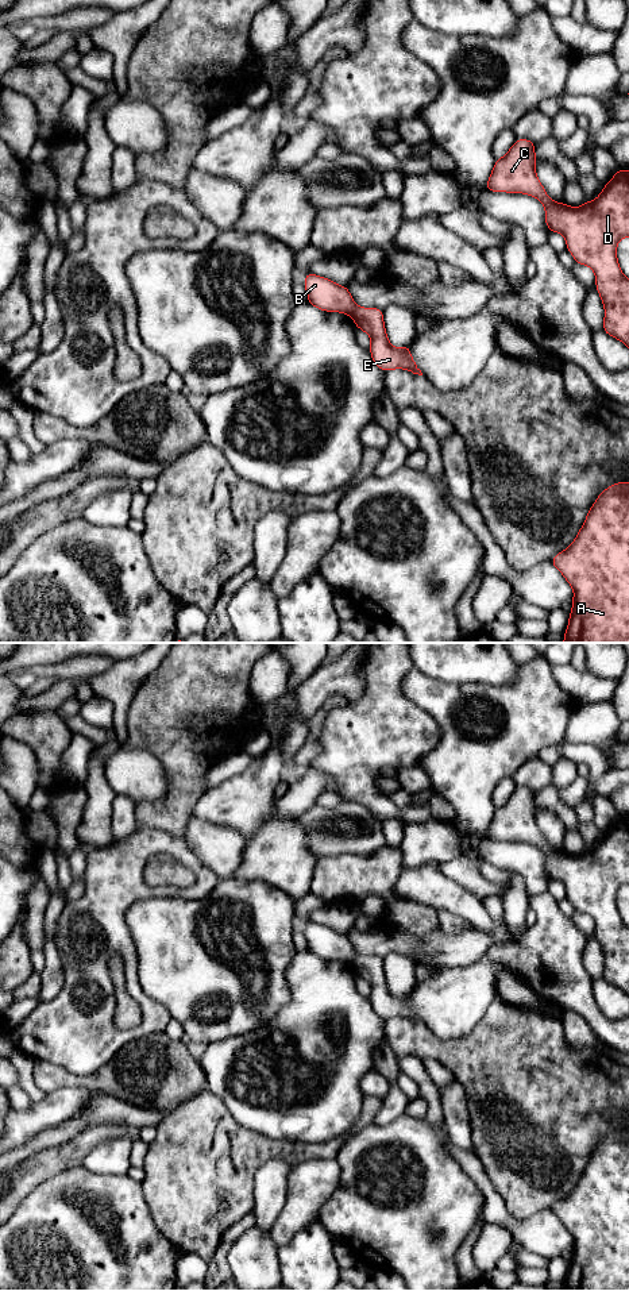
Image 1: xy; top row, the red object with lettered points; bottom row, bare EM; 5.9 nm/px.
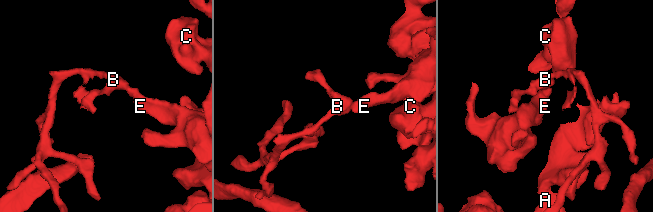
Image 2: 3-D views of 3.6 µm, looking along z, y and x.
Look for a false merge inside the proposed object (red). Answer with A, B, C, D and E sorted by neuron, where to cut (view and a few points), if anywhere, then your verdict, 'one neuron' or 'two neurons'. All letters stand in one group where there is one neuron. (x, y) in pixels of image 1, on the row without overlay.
A C D E / B; cut in xy along (357, 955), (350, 963); two neurons

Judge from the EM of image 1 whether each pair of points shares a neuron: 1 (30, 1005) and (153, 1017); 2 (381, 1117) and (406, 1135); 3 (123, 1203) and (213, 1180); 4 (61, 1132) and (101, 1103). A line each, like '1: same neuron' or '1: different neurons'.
1: different neurons
2: different neurons
3: different neurons
4: same neuron

